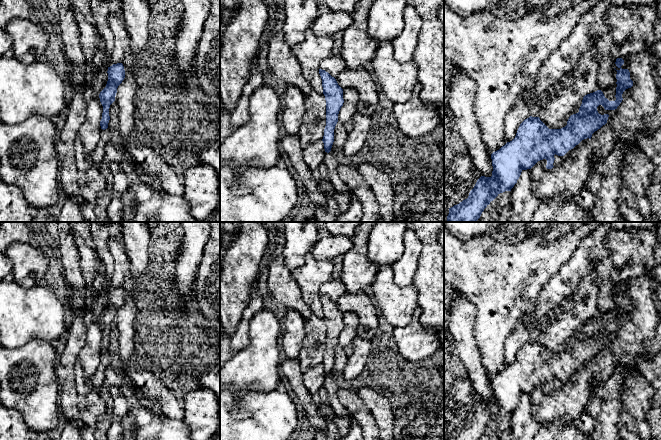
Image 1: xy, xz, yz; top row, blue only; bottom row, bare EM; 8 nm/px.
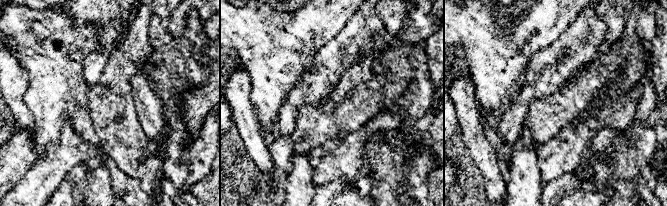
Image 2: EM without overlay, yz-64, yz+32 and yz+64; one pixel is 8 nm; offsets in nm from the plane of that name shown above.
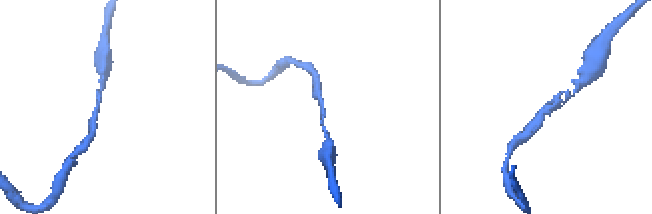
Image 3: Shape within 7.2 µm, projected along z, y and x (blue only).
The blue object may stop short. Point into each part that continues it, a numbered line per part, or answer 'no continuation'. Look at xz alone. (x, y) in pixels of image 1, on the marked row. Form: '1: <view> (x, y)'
no continuation

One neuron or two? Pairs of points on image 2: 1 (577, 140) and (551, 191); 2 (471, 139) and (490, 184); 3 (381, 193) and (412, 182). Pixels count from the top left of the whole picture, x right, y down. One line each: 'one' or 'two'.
1: two
2: one
3: two

